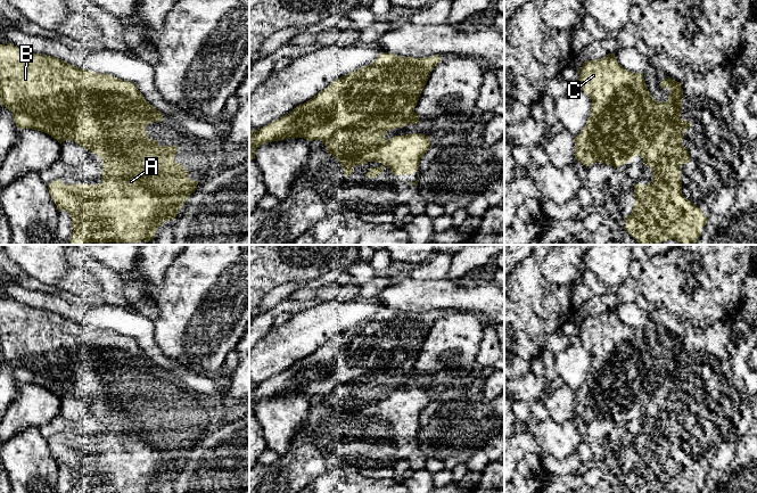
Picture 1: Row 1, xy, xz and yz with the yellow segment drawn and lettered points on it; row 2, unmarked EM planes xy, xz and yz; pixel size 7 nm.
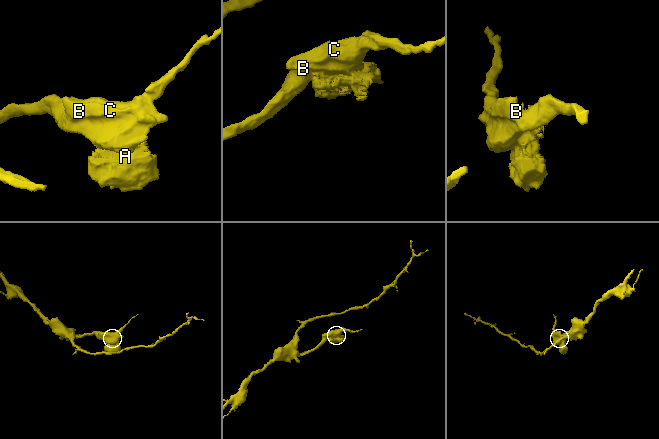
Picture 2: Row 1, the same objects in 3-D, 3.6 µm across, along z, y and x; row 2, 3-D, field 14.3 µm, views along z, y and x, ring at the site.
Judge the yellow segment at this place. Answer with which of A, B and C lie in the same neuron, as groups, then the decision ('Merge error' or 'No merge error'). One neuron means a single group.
Groups: A / B C. Merge error

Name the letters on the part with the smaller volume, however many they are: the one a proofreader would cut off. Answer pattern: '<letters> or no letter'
A

